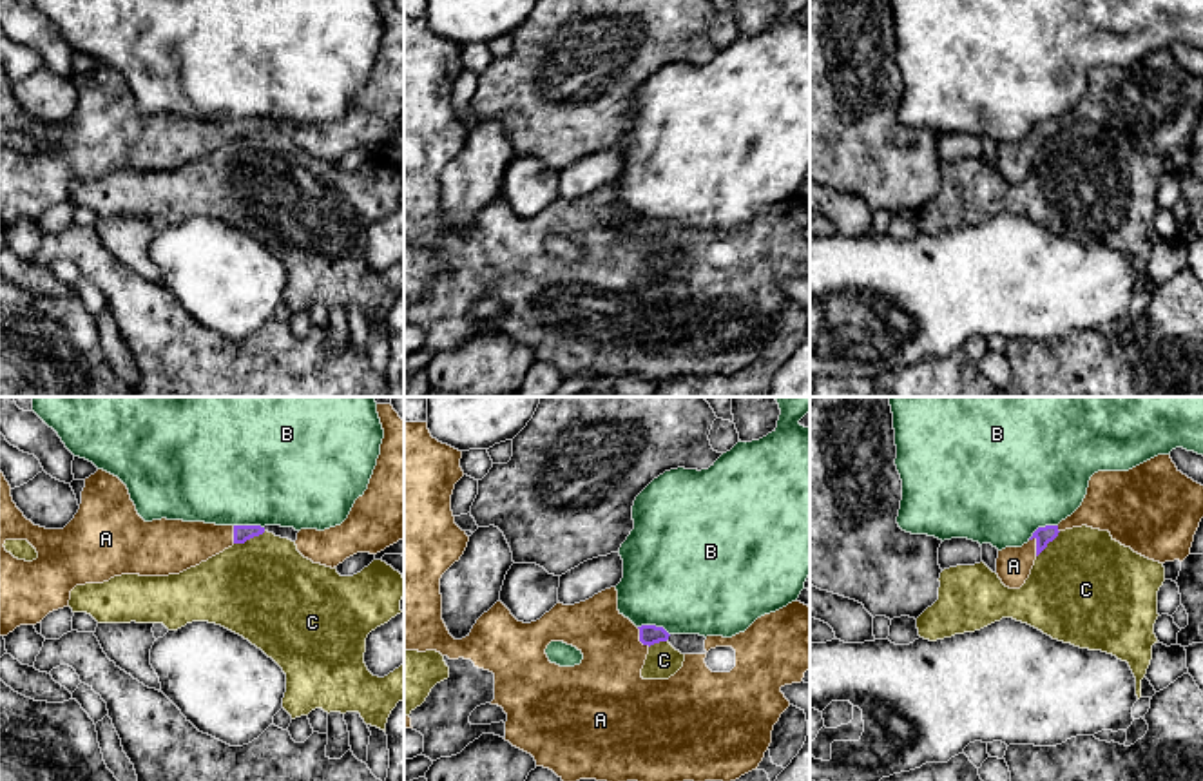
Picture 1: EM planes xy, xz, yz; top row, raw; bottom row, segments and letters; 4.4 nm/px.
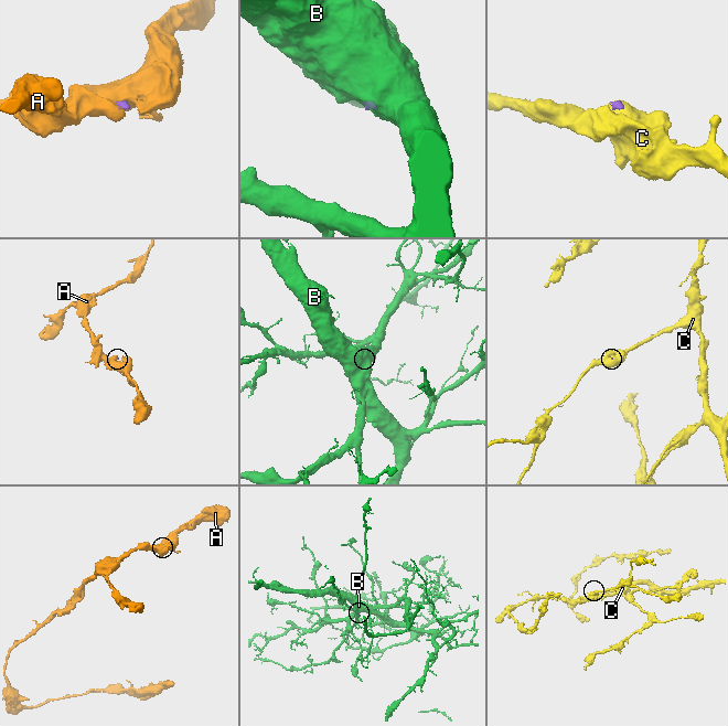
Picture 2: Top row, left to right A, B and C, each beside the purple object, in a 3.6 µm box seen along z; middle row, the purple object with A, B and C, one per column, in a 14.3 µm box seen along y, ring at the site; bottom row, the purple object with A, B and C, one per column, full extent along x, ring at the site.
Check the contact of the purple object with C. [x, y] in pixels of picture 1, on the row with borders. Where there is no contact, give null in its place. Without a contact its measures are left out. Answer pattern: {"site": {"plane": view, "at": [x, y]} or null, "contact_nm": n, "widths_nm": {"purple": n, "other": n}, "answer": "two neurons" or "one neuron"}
{"site": {"plane": "xy", "at": [249, 539]}, "contact_nm": 160, "widths_nm": {"purple": 80, "other": 460}, "answer": "two neurons"}

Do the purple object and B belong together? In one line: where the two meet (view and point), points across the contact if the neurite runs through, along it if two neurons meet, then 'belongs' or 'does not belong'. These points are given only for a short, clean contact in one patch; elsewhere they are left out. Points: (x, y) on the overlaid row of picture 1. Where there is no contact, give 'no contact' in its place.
xz (654, 626) | along xz (638, 626), (660, 626), (669, 635) | does not belong

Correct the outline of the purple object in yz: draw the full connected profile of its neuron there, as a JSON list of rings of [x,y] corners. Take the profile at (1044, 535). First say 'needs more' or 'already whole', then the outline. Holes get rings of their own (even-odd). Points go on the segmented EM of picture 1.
needs more | [[[1158,455],[1129,471],[1098,471],[1091,477],[1082,506],[1058,525],[1038,527],[1022,547],[998,551],[996,574],[1009,589],[1020,589],[1031,574],[1036,556],[1060,531],[1092,527],[1109,531],[1112,540],[1134,553],[1165,564],[1183,562],[1190,554],[1194,535],[1203,518],[1203,486],[1183,475],[1170,455]]]

